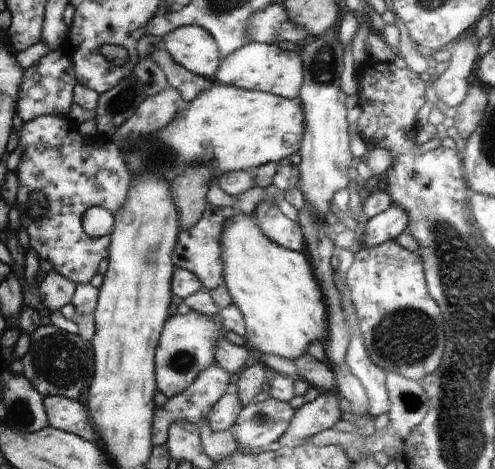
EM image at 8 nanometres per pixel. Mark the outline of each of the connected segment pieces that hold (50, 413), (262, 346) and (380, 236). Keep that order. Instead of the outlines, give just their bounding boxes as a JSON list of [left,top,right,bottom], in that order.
[[43,396,100,443],[220,211,328,362],[363,204,408,248]]

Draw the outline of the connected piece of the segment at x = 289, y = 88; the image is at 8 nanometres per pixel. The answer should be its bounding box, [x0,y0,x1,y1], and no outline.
[214,42,303,99]

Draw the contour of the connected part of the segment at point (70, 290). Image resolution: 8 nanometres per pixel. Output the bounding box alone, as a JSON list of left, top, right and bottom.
[38,271,77,313]

